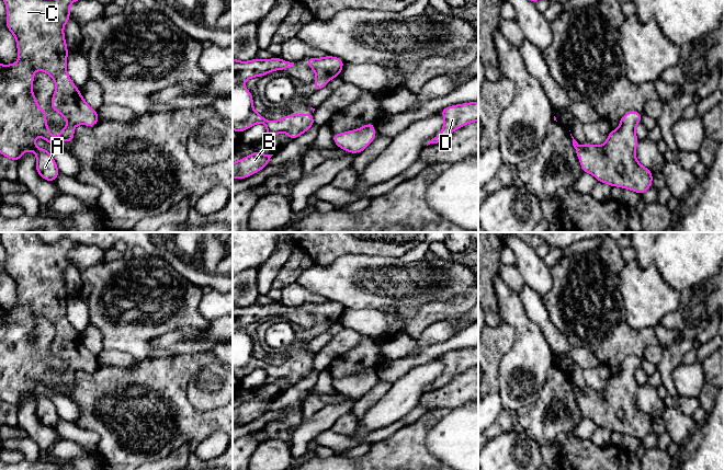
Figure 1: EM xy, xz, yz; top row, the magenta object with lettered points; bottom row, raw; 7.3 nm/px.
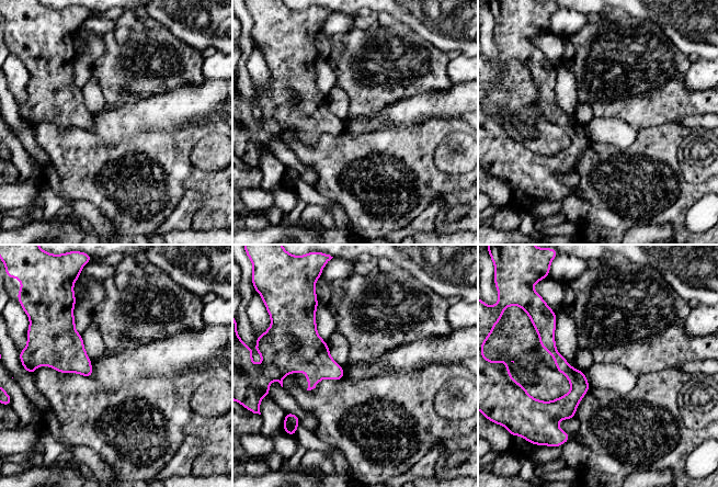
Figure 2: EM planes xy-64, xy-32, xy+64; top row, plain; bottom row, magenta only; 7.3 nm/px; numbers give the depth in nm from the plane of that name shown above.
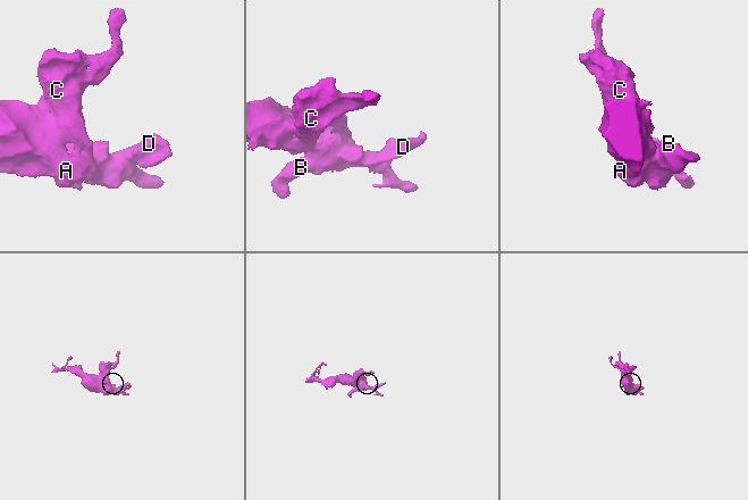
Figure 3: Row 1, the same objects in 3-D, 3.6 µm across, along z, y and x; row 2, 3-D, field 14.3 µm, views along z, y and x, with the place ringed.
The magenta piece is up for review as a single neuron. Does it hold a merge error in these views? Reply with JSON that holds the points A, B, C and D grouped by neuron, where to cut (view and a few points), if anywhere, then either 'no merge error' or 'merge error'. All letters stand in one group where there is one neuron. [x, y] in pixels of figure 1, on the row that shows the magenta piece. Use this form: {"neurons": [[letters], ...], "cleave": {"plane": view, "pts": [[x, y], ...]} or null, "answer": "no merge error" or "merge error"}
{"neurons": [["A", "B", "C", "D"]], "cleave": null, "answer": "no merge error"}

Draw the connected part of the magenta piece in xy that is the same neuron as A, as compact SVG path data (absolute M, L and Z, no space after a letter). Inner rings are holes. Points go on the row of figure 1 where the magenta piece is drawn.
M3 0L7 7L7 23L5 26L14 35L16 41L16 49L19 59L13 65L0 66L0 153L9 159L20 162L21 156L25 151L33 151L36 154L36 171L41 177L46 181L55 182L57 175L60 173L55 159L46 150L37 148L35 145L35 137L41 136L46 142L59 149L56 140L59 138L65 142L70 144L73 138L75 127L78 124L84 126L95 126L99 123L97 110L92 108L82 98L80 90L75 85L67 73L67 49L66 38L64 35L64 26L71 19L69 7L78 0ZM36 70L45 71L55 82L56 89L50 100L52 108L60 114L67 122L67 126L59 130L57 137L53 137L49 133L49 126L46 123L46 115L48 111L39 108L35 94L32 90L34 82L34 72Z

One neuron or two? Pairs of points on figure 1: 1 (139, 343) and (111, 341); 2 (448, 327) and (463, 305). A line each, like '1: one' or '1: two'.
1: one
2: two

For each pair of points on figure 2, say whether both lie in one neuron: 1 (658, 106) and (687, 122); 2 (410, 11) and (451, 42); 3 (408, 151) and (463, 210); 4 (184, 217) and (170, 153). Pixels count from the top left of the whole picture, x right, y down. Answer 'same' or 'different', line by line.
1: different
2: same
3: different
4: different

